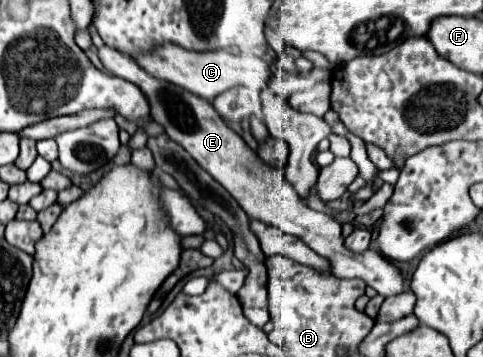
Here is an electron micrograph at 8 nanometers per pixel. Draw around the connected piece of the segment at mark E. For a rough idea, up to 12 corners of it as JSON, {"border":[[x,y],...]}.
{"border":[[113,46],[103,66],[147,96],[151,118],[245,208],[381,296],[405,292],[375,248],[295,196],[211,102]]}

